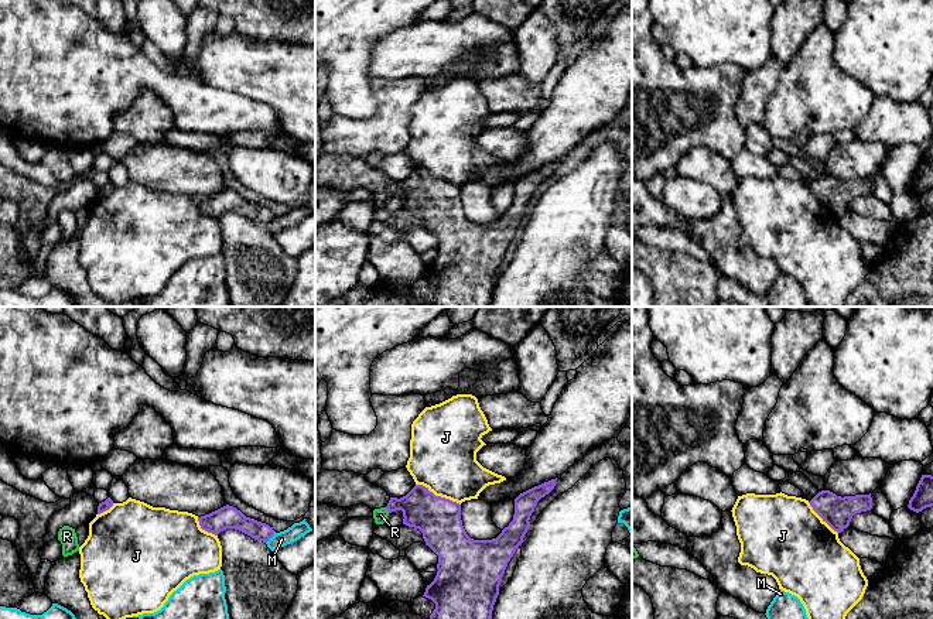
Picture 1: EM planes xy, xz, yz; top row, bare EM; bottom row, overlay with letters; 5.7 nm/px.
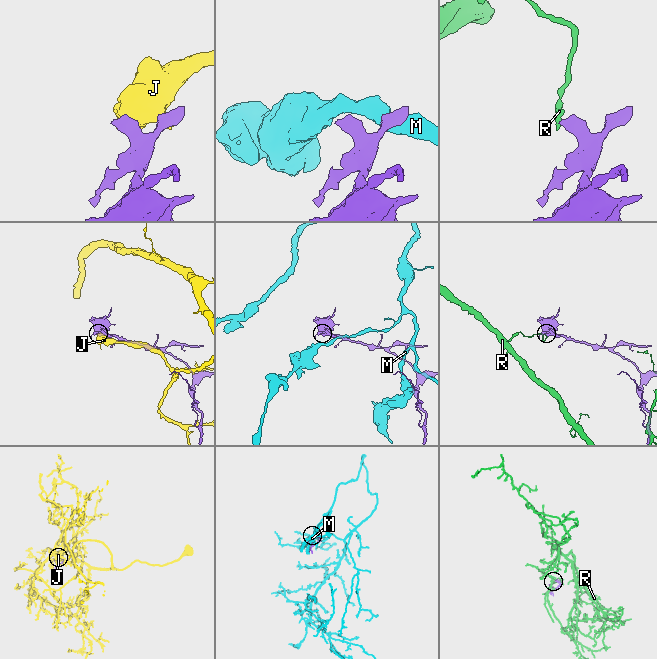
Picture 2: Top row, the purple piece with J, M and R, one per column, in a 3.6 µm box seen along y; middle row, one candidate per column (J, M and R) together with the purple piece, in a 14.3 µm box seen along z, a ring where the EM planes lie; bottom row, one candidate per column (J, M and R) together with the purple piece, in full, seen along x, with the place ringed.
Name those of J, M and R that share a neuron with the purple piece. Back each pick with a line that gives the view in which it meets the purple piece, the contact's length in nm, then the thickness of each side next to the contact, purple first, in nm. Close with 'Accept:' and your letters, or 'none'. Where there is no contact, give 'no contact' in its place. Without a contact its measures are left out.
Accept: none

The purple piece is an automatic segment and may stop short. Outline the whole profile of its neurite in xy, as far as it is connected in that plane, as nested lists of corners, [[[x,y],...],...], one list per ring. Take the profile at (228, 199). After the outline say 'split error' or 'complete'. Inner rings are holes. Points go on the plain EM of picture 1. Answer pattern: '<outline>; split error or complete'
[[[229,188],[198,201],[198,205],[202,213],[215,219],[226,212],[235,212],[263,226],[267,226],[276,216],[269,208],[246,201]]]; complete

